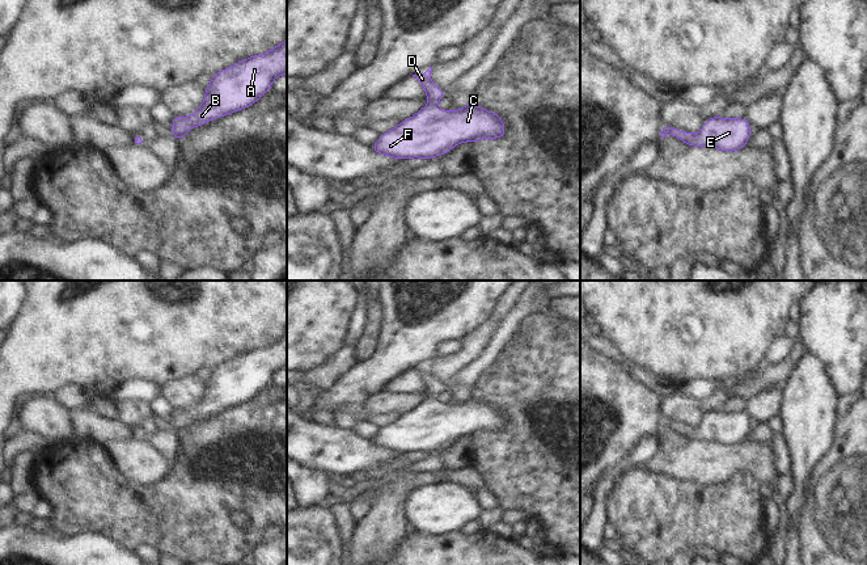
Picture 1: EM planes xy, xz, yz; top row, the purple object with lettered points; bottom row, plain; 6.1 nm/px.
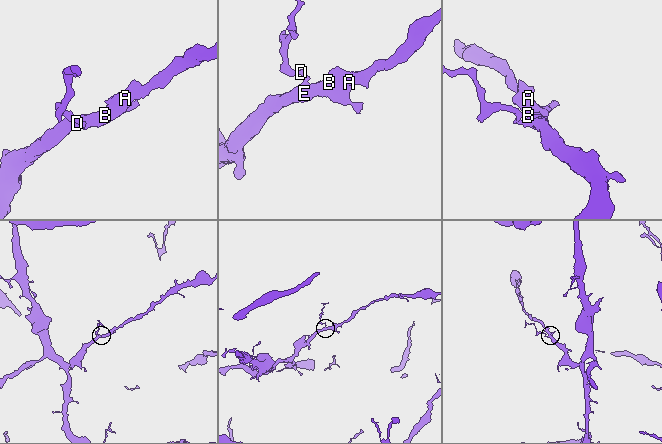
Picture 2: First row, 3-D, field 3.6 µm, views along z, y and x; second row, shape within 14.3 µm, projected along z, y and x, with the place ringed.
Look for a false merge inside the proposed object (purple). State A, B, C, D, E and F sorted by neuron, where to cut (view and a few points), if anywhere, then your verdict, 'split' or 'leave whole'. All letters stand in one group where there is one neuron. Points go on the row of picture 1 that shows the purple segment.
A B C D E F | no cut | leave whole

